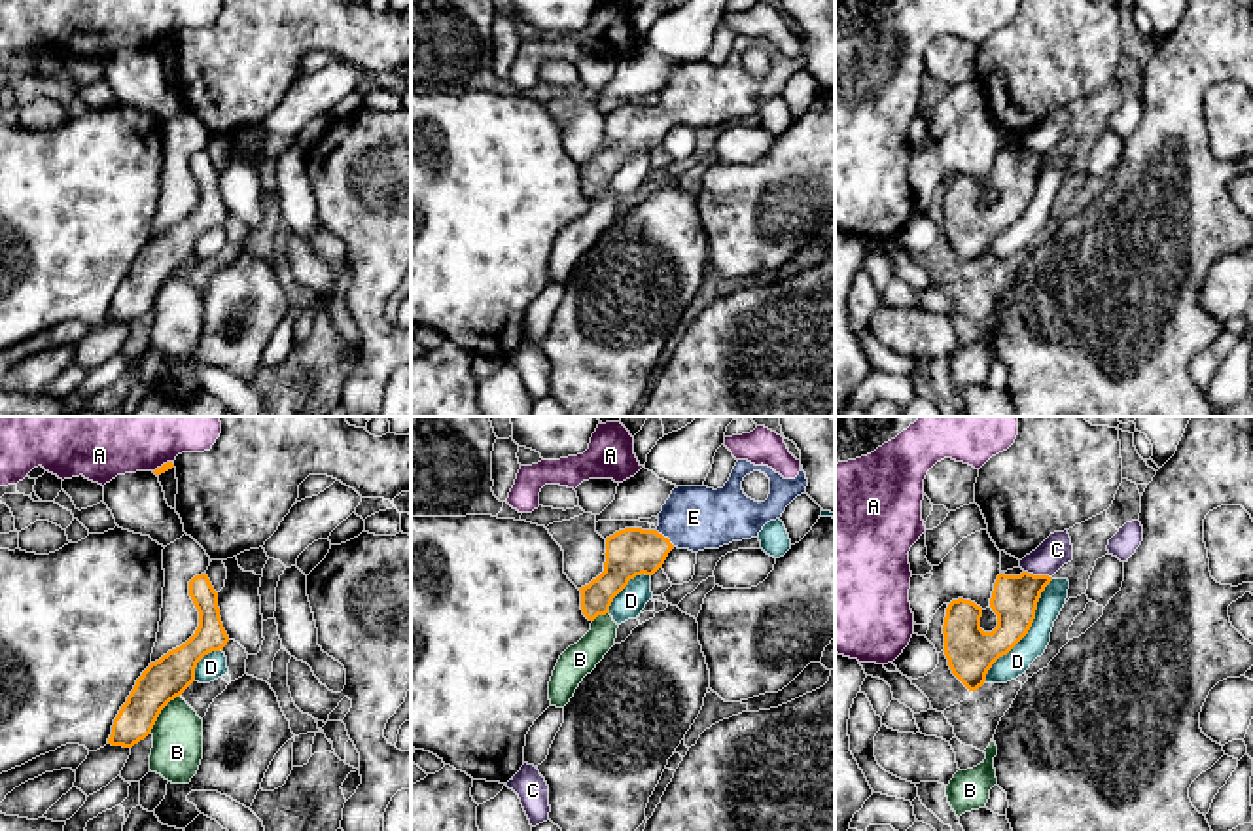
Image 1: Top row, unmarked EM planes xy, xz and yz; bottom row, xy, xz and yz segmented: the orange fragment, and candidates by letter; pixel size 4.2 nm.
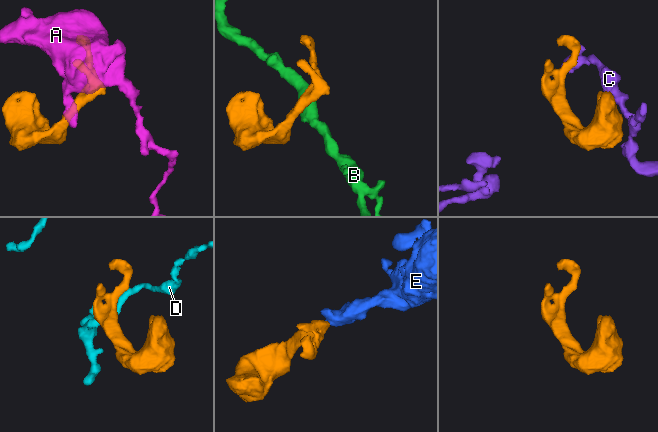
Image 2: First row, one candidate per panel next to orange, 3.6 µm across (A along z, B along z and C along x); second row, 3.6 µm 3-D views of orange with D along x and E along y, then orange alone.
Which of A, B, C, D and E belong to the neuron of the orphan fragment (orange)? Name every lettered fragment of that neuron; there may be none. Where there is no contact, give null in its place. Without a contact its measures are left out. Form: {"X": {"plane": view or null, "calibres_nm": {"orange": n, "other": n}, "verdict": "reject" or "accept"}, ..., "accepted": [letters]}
{"A": {"plane": "xy", "calibres_nm": {"orange": 40, "other": 220}, "verdict": "reject"}, "B": {"plane": "xy", "calibres_nm": {"orange": 180, "other": 220}, "verdict": "reject"}, "C": {"plane": "yz", "calibres_nm": {"orange": 190, "other": 140}, "verdict": "reject"}, "D": {"plane": "yz", "calibres_nm": {"orange": 200, "other": 110}, "verdict": "reject"}, "E": {"plane": "xz", "calibres_nm": {"orange": 200, "other": 280}, "verdict": "accept"}, "accepted": ["E"]}

